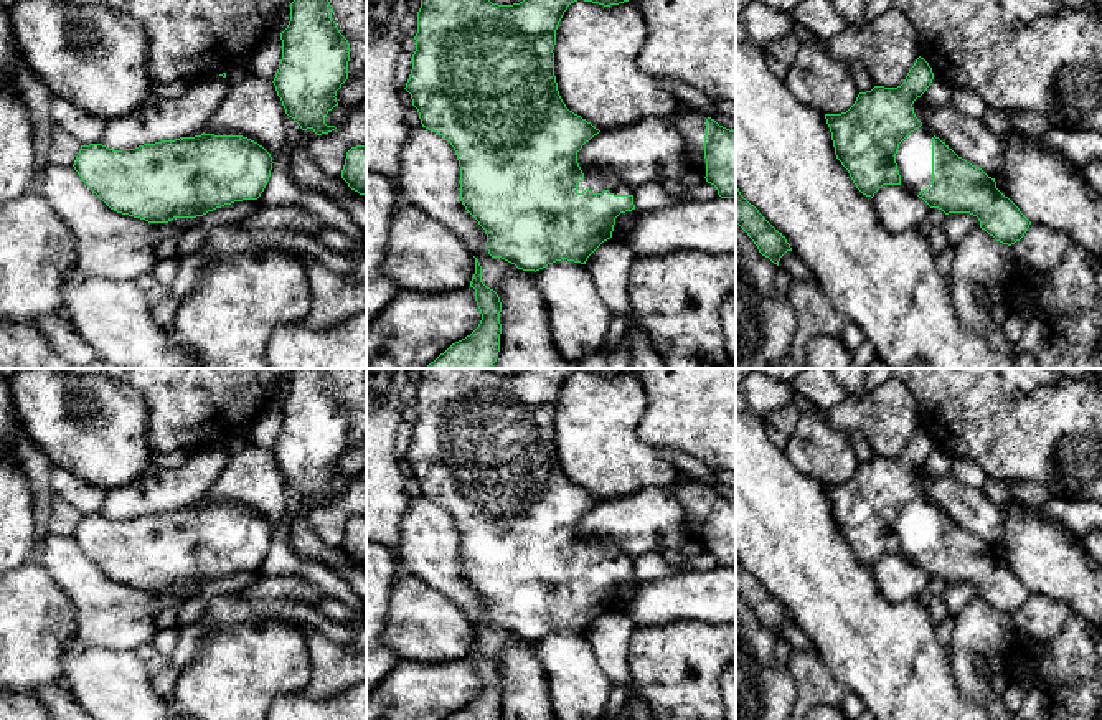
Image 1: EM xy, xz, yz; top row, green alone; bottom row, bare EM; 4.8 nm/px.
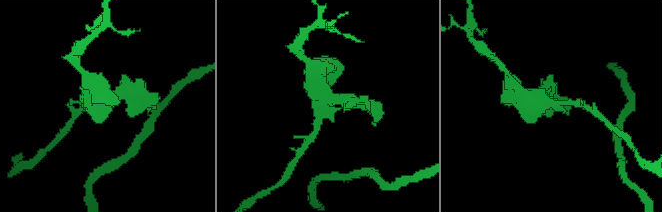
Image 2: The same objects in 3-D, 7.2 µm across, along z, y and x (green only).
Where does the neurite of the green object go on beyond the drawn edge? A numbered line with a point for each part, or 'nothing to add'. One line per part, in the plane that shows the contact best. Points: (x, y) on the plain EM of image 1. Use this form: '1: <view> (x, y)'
1: xz (596, 550)

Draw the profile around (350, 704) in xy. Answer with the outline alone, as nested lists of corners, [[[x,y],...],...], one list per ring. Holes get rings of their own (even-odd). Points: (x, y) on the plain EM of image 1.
[[[366,680],[323,699],[307,692],[282,694],[266,720],[366,720]]]

